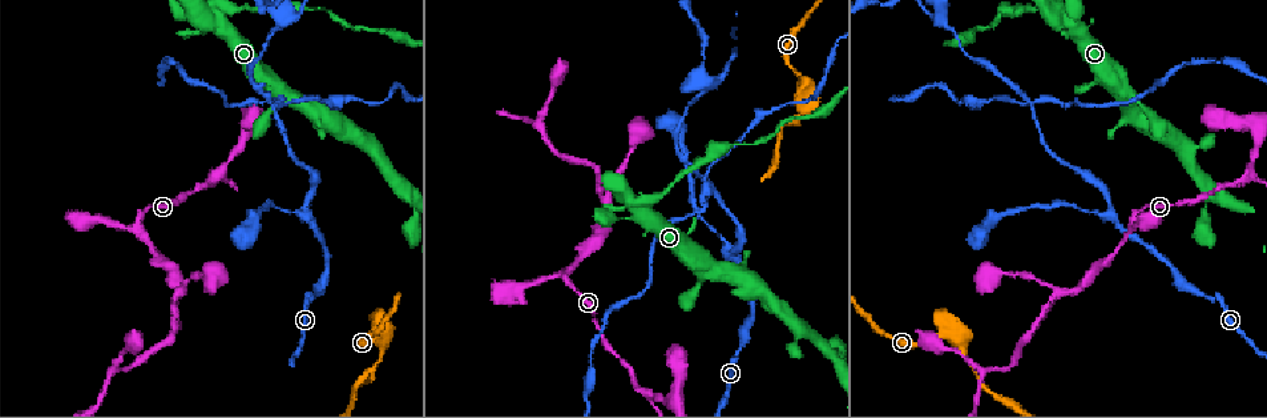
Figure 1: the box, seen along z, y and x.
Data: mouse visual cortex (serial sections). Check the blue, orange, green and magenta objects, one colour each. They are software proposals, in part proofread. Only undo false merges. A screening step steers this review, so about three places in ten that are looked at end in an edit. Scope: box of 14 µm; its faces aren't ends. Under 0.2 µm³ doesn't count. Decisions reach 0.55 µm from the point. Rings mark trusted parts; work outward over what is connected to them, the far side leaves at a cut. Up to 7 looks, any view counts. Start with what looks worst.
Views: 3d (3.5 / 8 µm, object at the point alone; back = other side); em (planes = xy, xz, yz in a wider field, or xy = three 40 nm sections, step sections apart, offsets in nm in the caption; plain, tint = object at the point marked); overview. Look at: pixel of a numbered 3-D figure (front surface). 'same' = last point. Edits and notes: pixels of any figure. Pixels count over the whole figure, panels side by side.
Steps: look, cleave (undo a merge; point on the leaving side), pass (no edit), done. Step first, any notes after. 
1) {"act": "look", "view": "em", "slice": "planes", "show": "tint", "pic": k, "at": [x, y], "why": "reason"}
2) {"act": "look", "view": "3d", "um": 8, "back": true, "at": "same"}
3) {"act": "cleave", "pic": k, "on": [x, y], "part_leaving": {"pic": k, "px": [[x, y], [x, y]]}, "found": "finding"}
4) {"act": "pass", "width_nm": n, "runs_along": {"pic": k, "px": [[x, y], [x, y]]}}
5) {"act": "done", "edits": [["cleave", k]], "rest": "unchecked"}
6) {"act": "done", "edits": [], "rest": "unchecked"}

{"act": "look", "view": "3d", "um": 3.5, "pic": 1, "at": [953, 332], "why": "sharp bend"}

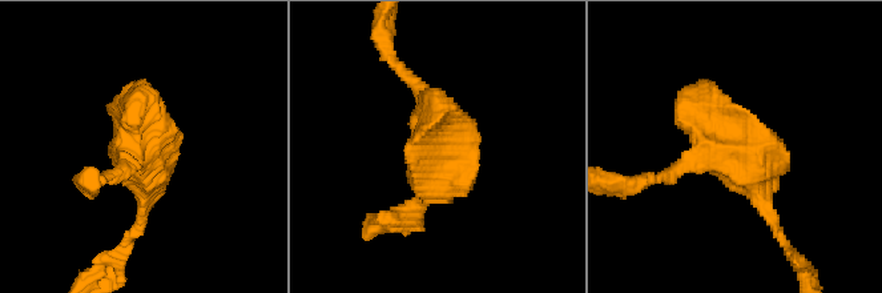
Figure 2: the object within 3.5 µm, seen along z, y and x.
{"act": "look", "view": "em", "slice": "xy", "step": 2, "show": "tint", "pic": 2, "at": [733, 149]}

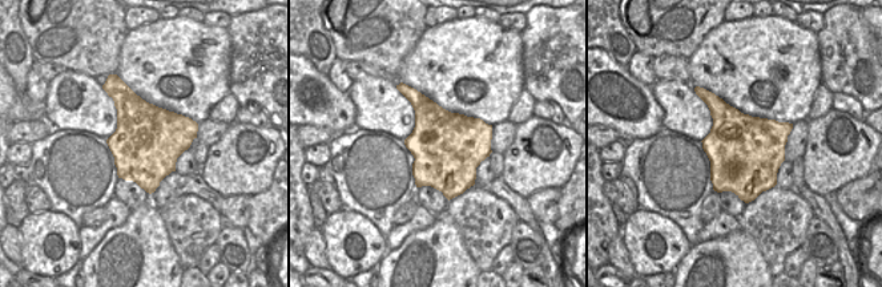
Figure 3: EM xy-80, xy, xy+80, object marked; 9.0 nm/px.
{"act": "look", "view": "em", "slice": "xy", "step": 1, "show": "tint", "at": "same", "why": "cut it another way"}

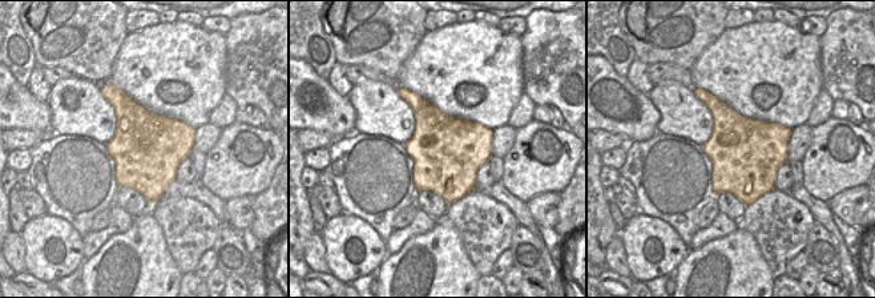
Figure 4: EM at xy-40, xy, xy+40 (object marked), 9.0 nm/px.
{"act": "pass", "width_nm": 650, "runs_along": {"pic": 2, "px": [[663, 176], [737, 151], [774, 225]]}, "found": "continuous, no second cell"}

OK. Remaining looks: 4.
{"act": "look", "view": "3d", "um": 3.5, "back": true, "pic": 1, "at": [1112, 217], "why": "side arm on a straight run"}

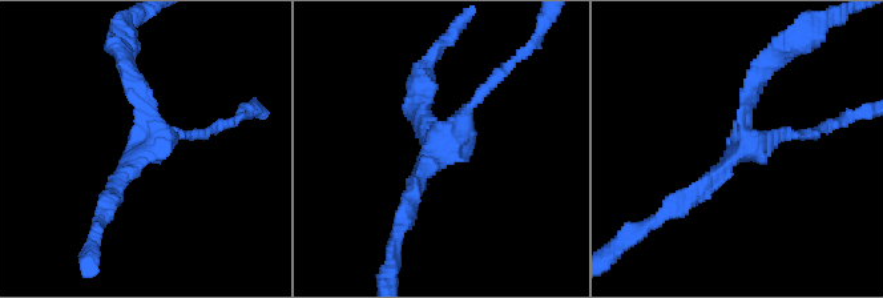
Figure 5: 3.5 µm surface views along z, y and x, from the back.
{"act": "pass", "arms": 3, "arm_widths_nm": [150, 200, 250], "runs_along": {"pic": 5, "px": [[689, 197], [741, 149], [765, 67]]}, "found": "continuous, no second cell"}

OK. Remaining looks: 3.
{"act": "look", "view": "3d", "um": 3.5, "pic": 1, "at": [697, 174], "why": "four-way junction"}

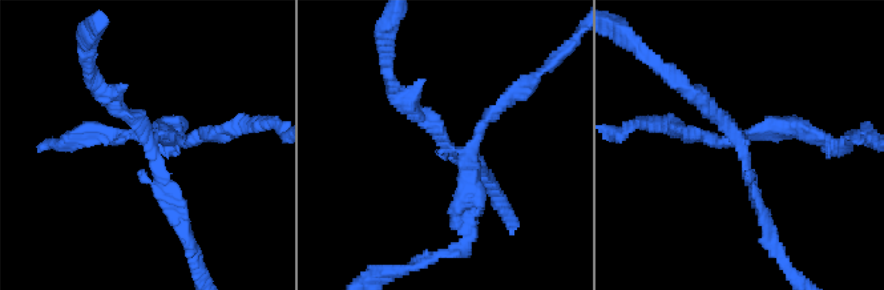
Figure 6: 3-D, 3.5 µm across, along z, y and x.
{"act": "look", "view": "em", "slice": "xy", "step": 2, "show": "tint", "pic": 6, "at": [149, 141], "arms": 4, "arm_widths_nm": [150, 150, 150, 250], "why": "need the tissue"}

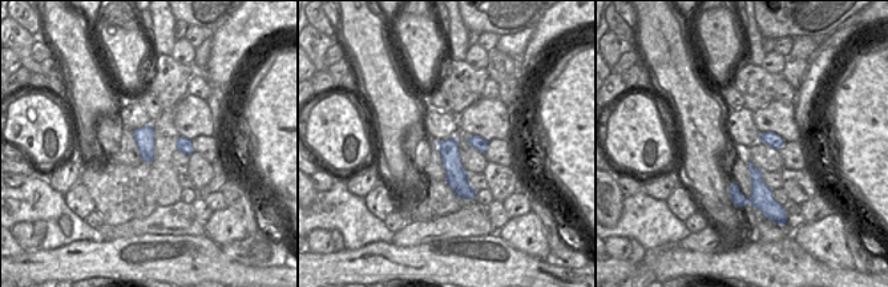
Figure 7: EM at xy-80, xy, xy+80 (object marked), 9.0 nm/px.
{"act": "cleave", "pic": 6, "on": [709, 139], "part_leaving": {"pic": 6, "px": [[750, 131], [848, 140]]}, "found": "two cells meet here"}

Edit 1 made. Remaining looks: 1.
{"act": "done", "edits": [["cleave", 6]], "rest": "unchecked"}

